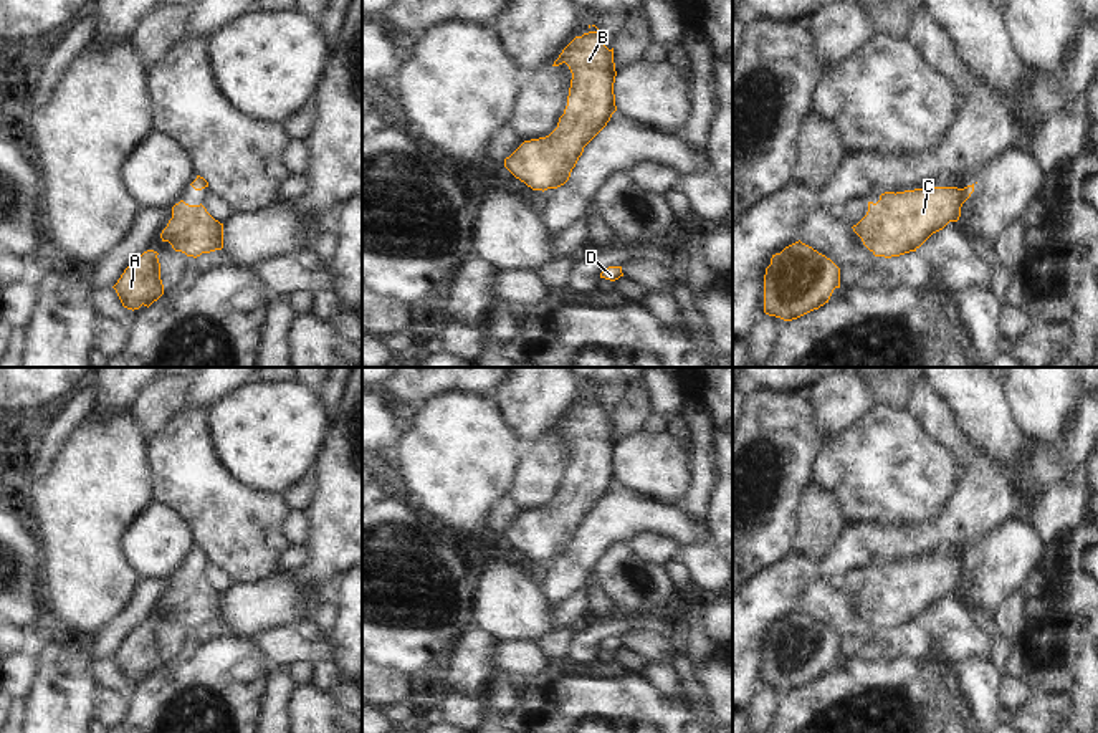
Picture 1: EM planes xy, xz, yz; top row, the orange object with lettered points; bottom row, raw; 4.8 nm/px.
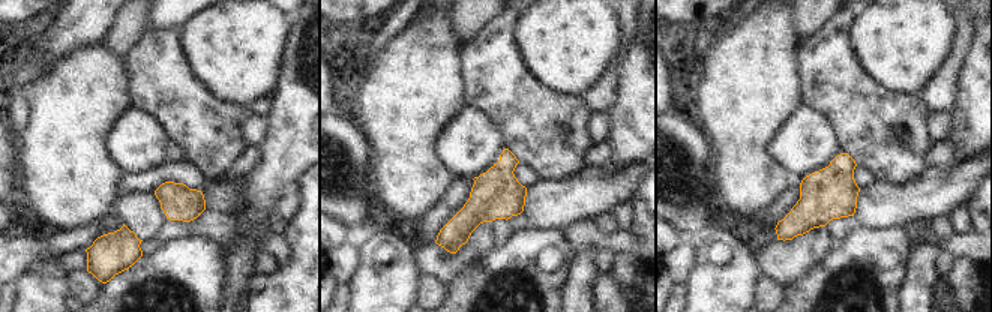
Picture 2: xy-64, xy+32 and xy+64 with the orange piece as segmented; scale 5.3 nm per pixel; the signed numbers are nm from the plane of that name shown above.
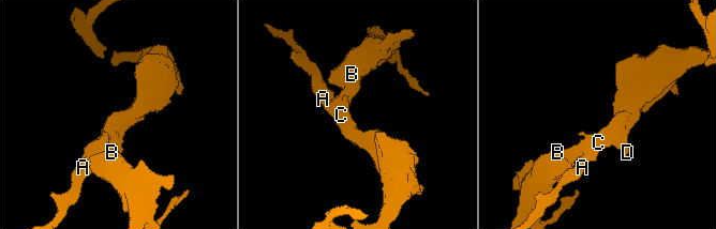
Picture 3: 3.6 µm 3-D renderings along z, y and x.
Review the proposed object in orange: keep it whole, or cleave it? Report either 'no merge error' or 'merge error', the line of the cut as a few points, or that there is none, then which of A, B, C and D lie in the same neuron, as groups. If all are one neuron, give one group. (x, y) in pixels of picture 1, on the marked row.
no merge error; no cut; A B C D

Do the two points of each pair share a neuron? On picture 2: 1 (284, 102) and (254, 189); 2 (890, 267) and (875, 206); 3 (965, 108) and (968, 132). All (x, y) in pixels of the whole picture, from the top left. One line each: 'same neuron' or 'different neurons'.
1: same neuron
2: different neurons
3: same neuron

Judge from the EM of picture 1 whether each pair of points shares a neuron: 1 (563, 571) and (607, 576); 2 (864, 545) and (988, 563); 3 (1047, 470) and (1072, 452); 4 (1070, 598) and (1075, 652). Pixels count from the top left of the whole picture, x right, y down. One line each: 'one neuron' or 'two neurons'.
1: two neurons
2: two neurons
3: one neuron
4: one neuron

